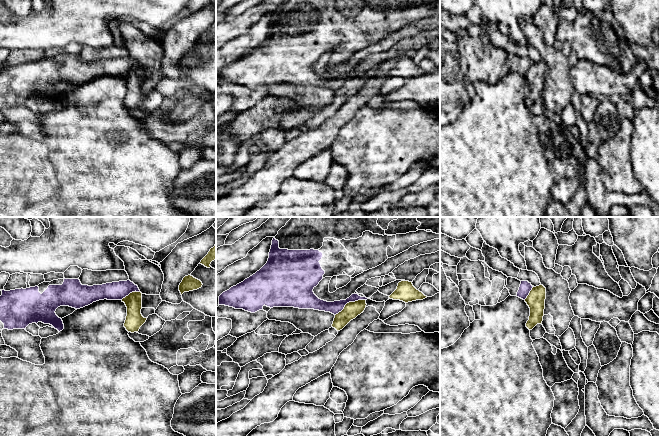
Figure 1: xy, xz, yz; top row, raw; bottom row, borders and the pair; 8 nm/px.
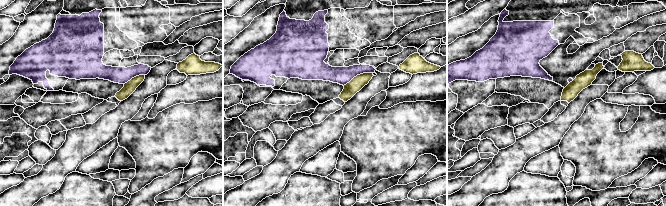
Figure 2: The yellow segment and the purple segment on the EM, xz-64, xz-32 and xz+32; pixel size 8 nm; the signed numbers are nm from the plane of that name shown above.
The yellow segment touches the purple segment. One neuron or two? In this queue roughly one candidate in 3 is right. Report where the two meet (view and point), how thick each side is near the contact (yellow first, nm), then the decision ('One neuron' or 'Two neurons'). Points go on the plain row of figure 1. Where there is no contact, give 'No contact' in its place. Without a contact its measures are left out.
Touches yellow at xz (349, 78). Thickness 130 nm (yellow) against 100 nm. Two neurons

